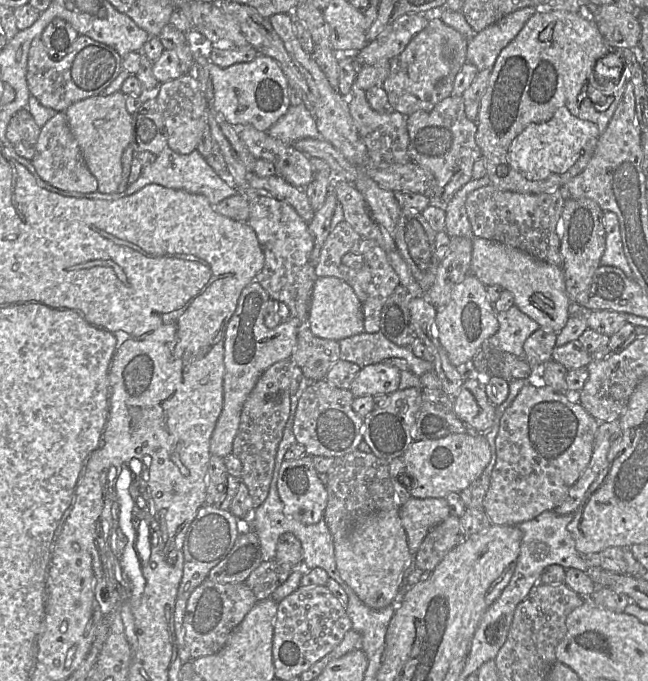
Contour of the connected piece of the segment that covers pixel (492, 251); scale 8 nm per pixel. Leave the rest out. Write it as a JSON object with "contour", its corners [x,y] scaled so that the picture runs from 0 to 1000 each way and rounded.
{"contour":[[[730,349],[727,401],[748,420],[770,419],[793,435],[793,448],[832,476],[856,489],[878,467],[880,441],[867,391],[832,383],[801,366],[748,349]]]}

